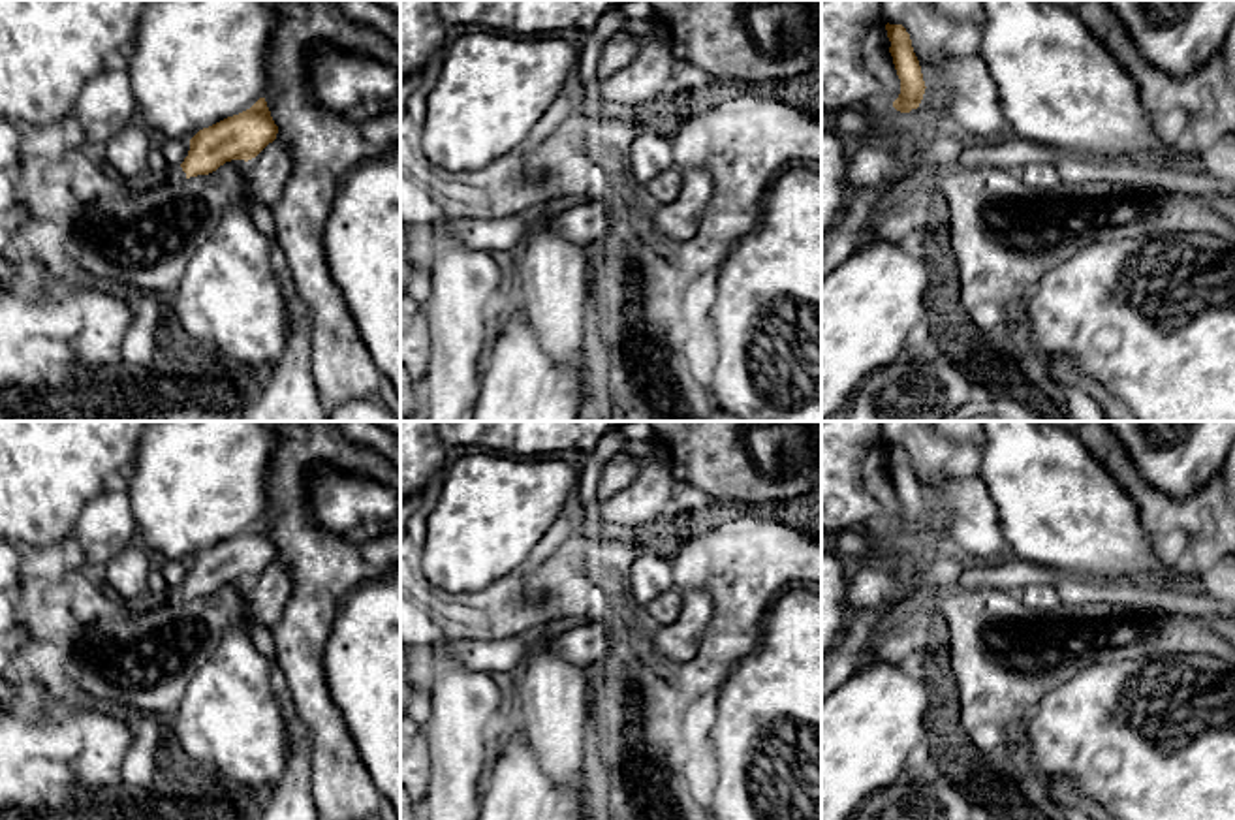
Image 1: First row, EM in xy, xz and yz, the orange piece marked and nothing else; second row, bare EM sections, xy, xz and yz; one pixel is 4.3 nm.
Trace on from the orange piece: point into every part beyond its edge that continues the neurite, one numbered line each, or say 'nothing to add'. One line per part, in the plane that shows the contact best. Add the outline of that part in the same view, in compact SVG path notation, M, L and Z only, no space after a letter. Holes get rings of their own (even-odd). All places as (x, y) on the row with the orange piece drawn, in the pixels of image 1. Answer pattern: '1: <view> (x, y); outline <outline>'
1: xy (177, 173); outline M175 167L175 169L167 169L162 175L149 175L145 181L150 184L160 184L160 182L171 182L171 181L184 181L186 173L182 171L182 167Z

